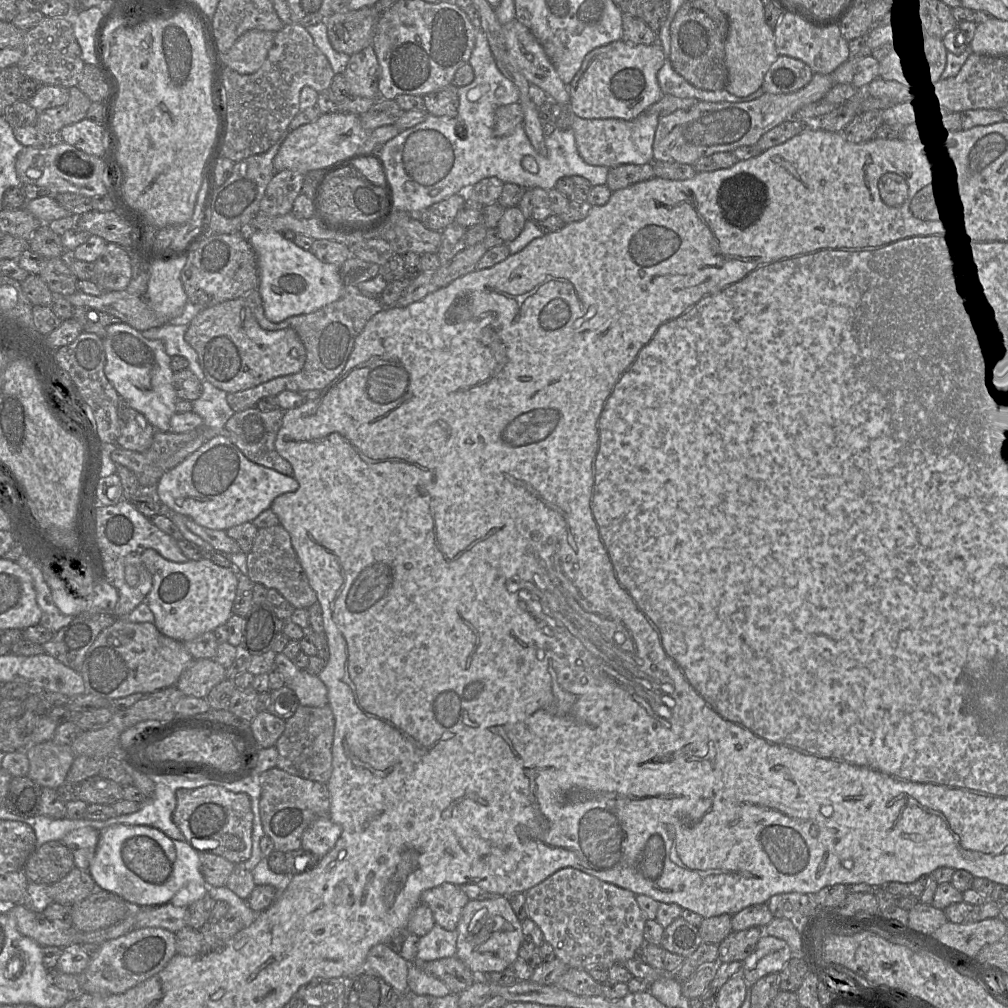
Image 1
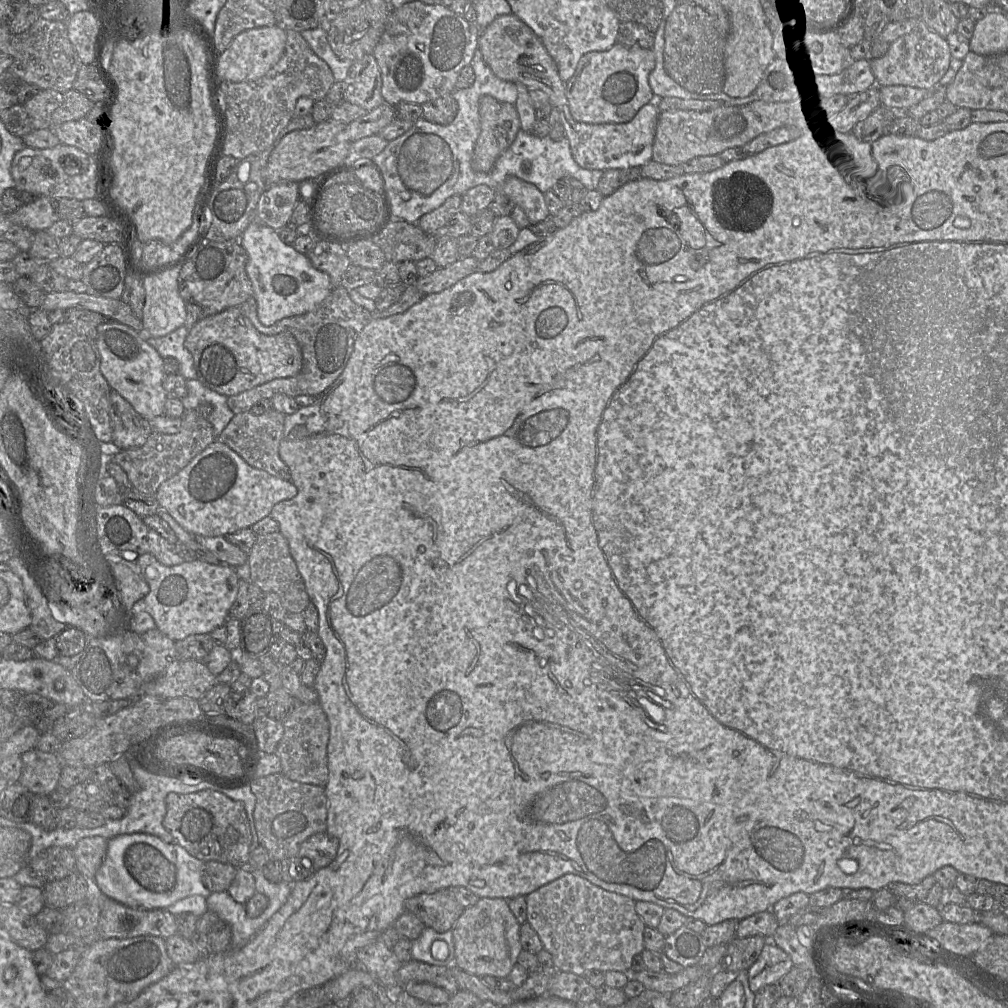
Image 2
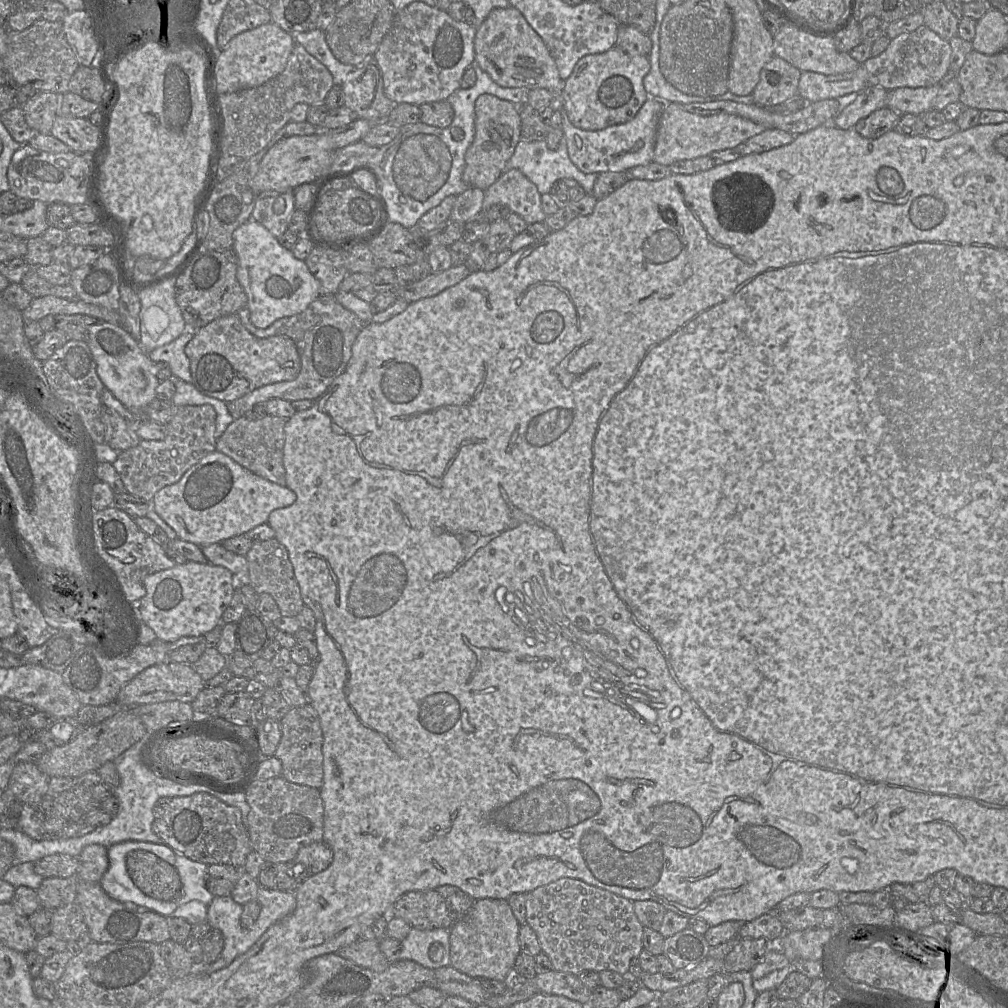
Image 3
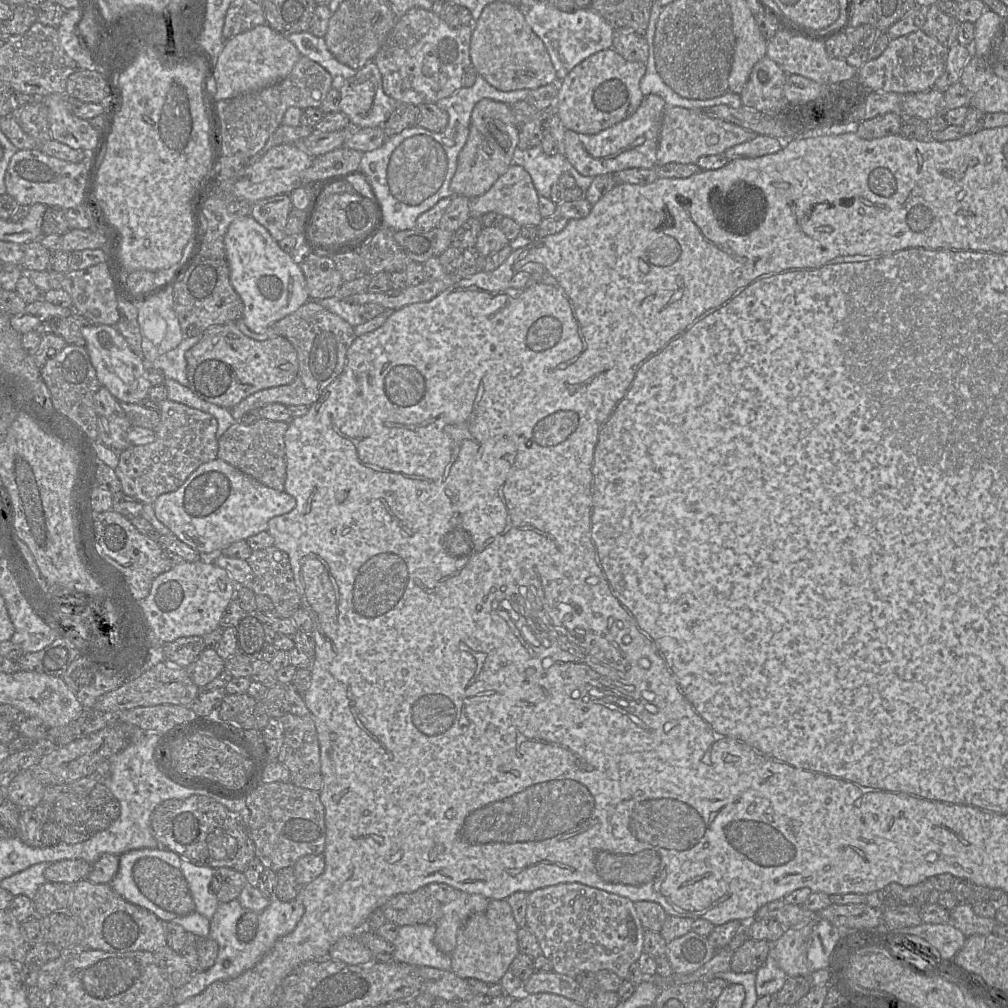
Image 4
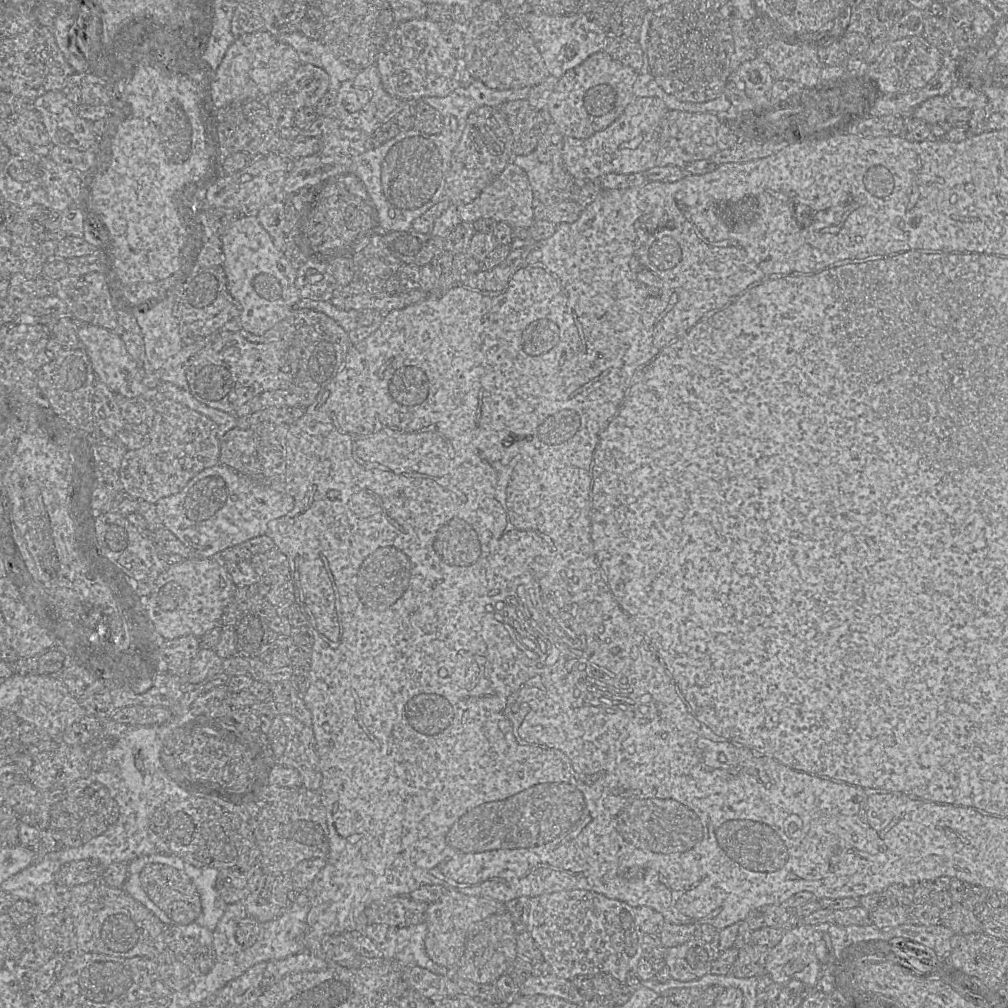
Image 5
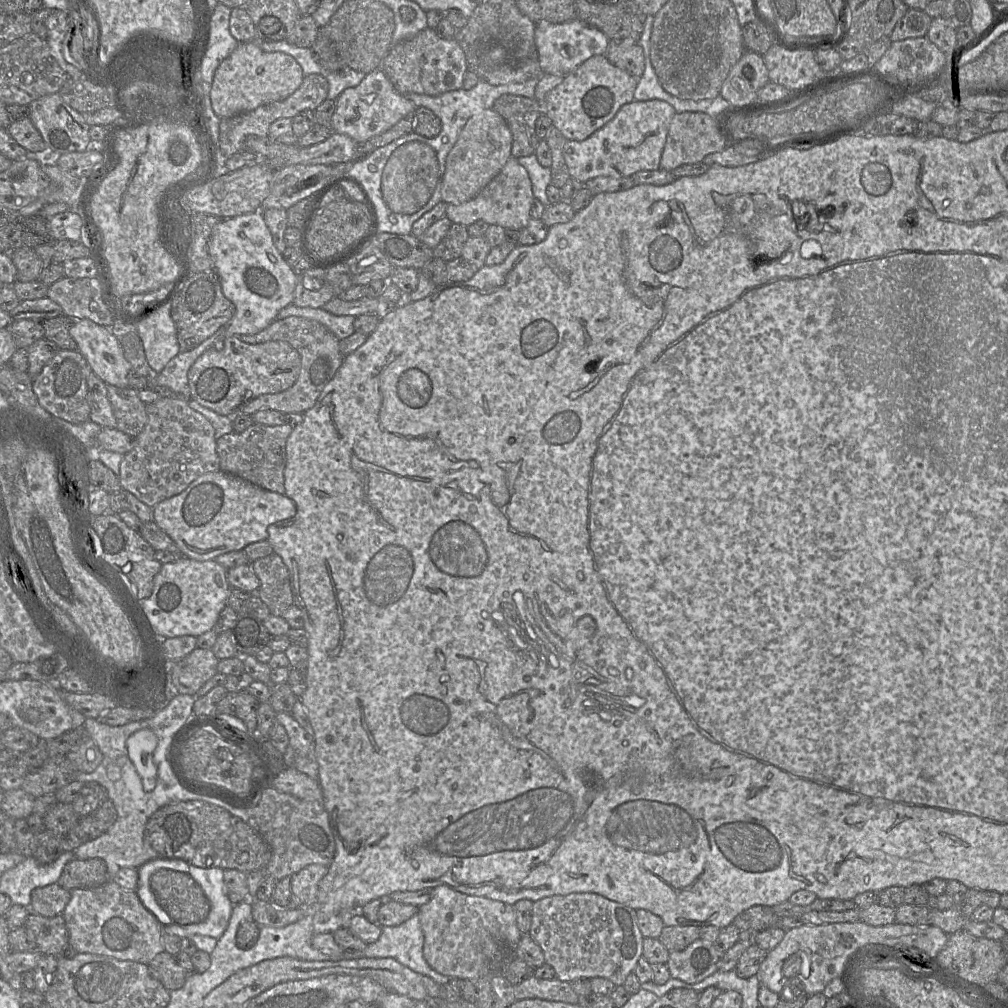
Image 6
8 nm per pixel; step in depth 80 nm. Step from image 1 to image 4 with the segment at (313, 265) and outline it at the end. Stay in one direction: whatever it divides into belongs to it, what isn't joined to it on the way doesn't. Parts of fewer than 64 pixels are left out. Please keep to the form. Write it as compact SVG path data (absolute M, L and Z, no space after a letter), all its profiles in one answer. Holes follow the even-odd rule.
M251 215L239 217L229 225L224 236L224 247L231 285L243 303L241 317L251 331L265 332L269 326L295 312L310 299L301 266L293 261L290 254L280 248L269 231Z

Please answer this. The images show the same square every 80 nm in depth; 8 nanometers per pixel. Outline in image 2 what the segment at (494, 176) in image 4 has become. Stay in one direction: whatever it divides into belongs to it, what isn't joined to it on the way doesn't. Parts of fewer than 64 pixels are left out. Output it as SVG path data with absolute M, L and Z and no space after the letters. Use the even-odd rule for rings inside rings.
M485 95L479 100L480 134L471 167L475 172L490 172L496 160L510 147L520 127L515 105Z

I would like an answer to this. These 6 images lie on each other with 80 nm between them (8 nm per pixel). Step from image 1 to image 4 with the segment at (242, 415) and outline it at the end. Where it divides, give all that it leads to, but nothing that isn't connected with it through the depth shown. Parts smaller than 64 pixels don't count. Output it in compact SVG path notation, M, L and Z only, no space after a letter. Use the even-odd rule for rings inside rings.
M260 418L252 424L236 421L218 438L218 458L278 491L285 491L286 455L284 436L288 423Z

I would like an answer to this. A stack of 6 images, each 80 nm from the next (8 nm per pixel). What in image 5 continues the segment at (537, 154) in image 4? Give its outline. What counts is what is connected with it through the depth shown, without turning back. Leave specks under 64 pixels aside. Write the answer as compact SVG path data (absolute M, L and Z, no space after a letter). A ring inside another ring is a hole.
M534 151L528 155L514 156L512 162L526 172L534 198L548 207L548 192L554 187L552 163L540 162Z

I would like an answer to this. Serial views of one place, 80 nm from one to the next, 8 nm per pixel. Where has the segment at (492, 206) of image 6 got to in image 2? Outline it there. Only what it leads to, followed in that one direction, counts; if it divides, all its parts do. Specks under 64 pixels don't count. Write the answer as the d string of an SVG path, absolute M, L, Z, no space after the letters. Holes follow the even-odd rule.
M510 176L496 191L520 207L530 223L537 223L550 217L544 194L531 183Z

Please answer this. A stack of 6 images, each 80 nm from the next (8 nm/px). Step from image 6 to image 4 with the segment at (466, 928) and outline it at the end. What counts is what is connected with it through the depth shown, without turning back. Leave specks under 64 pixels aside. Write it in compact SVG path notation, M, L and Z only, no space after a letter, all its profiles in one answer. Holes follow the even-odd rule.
M461 891L455 900L442 905L442 915L436 922L434 944L438 950L451 955L457 944L457 936L472 915L484 911L490 900L481 895Z

